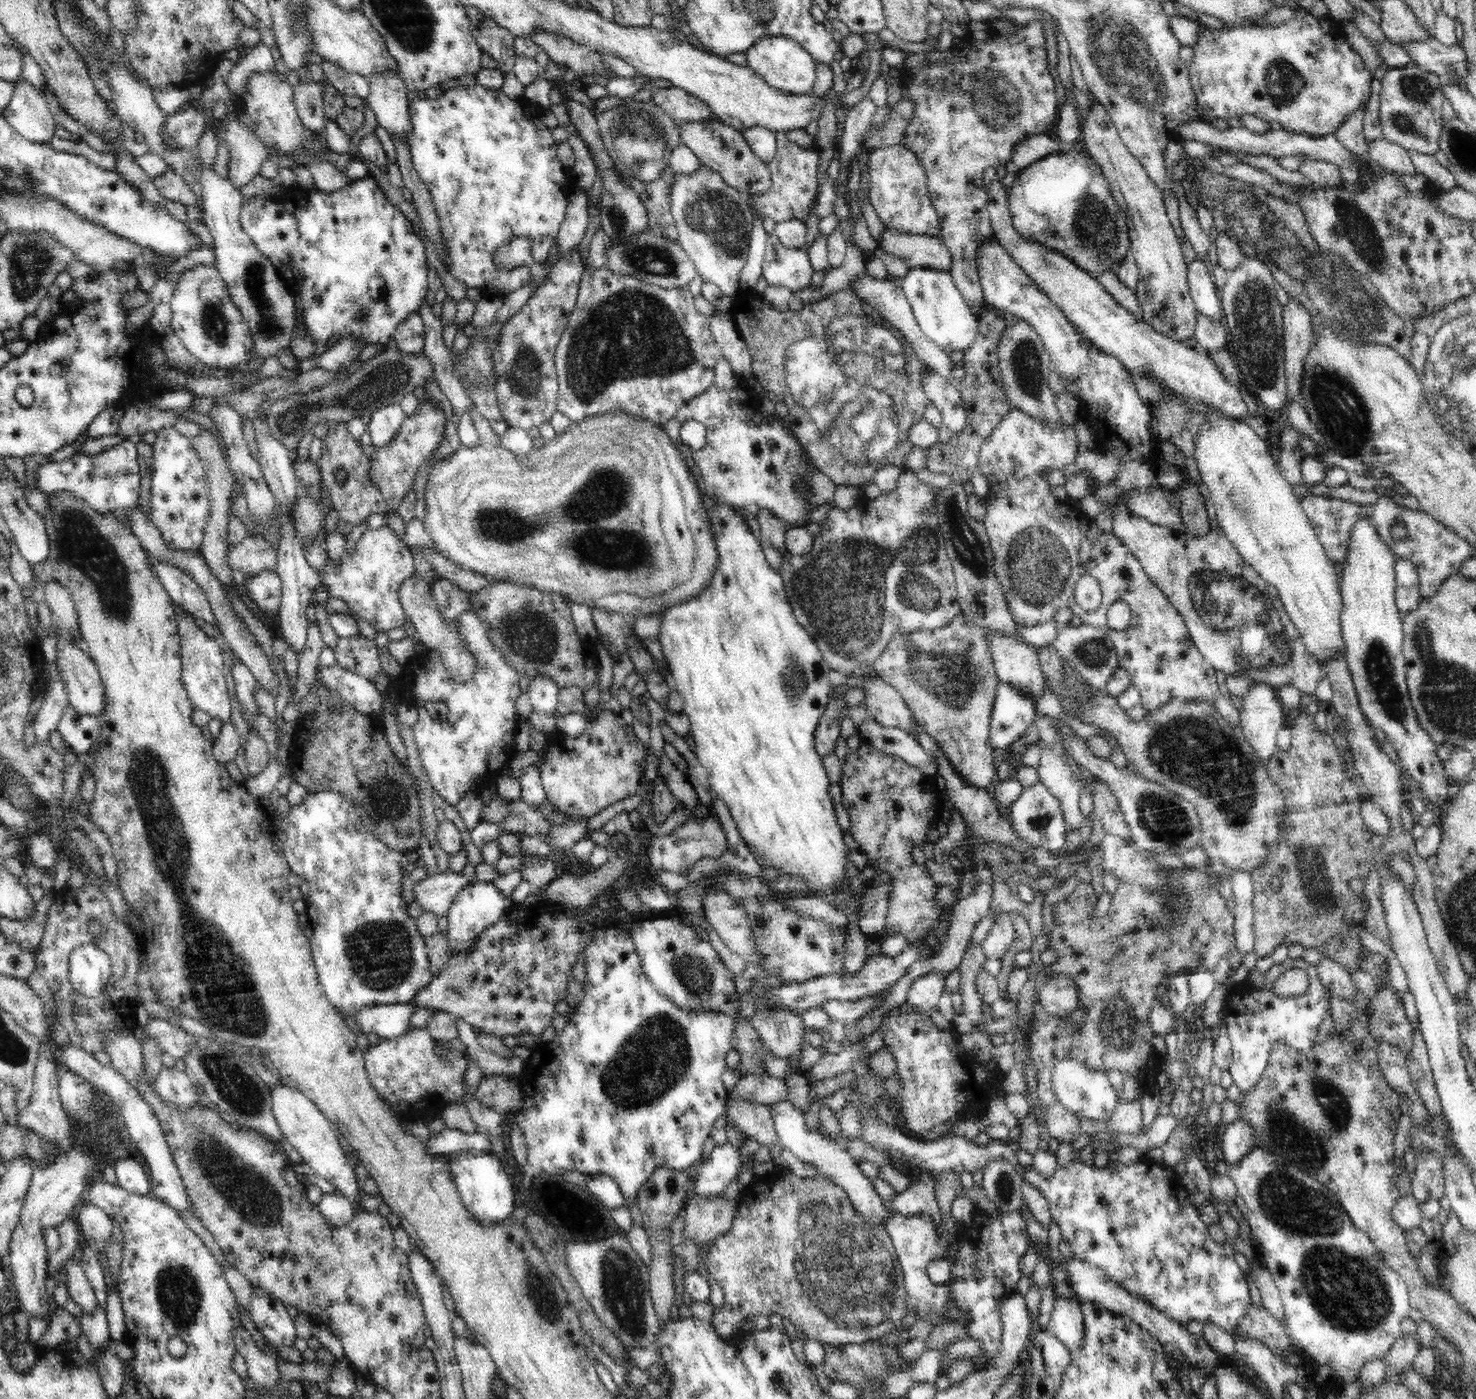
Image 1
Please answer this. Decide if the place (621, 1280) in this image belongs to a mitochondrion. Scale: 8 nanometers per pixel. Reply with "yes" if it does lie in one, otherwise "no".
yes

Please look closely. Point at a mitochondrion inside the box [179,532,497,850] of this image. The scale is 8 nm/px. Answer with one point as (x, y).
(387, 804)

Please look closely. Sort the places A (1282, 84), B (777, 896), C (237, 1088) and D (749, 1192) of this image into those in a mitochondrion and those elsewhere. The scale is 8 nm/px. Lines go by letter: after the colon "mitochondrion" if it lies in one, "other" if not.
A: mitochondrion
B: other
C: mitochondrion
D: other

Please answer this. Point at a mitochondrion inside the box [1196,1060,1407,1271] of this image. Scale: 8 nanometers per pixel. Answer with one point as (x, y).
(1318, 1145)

